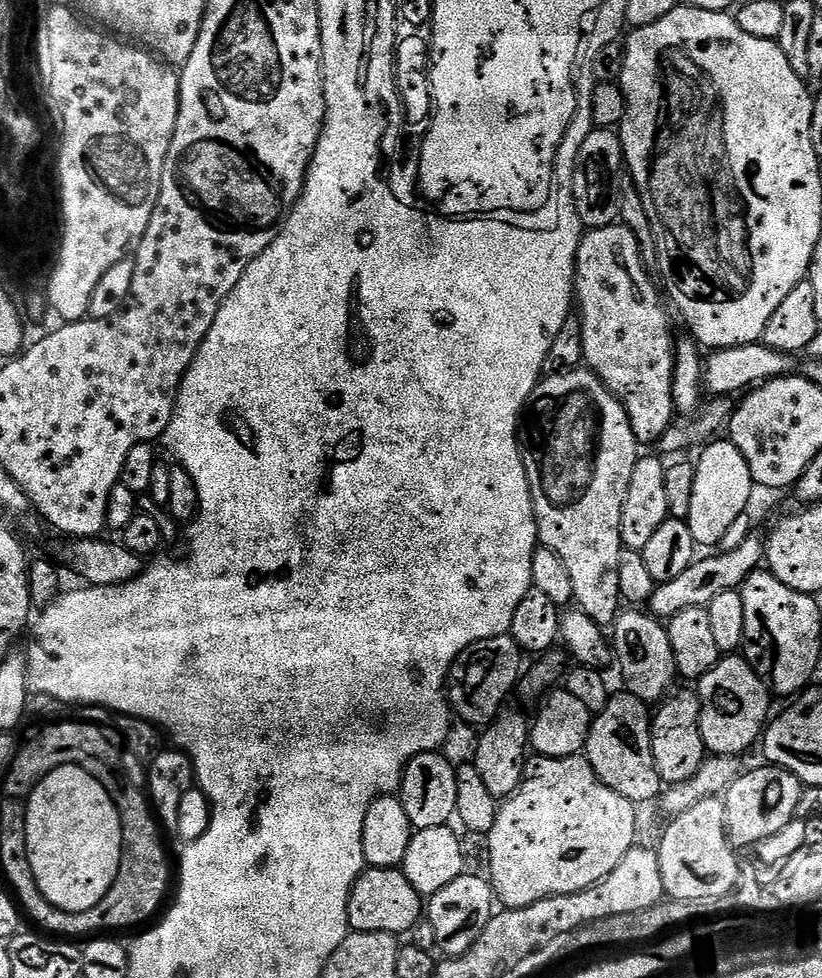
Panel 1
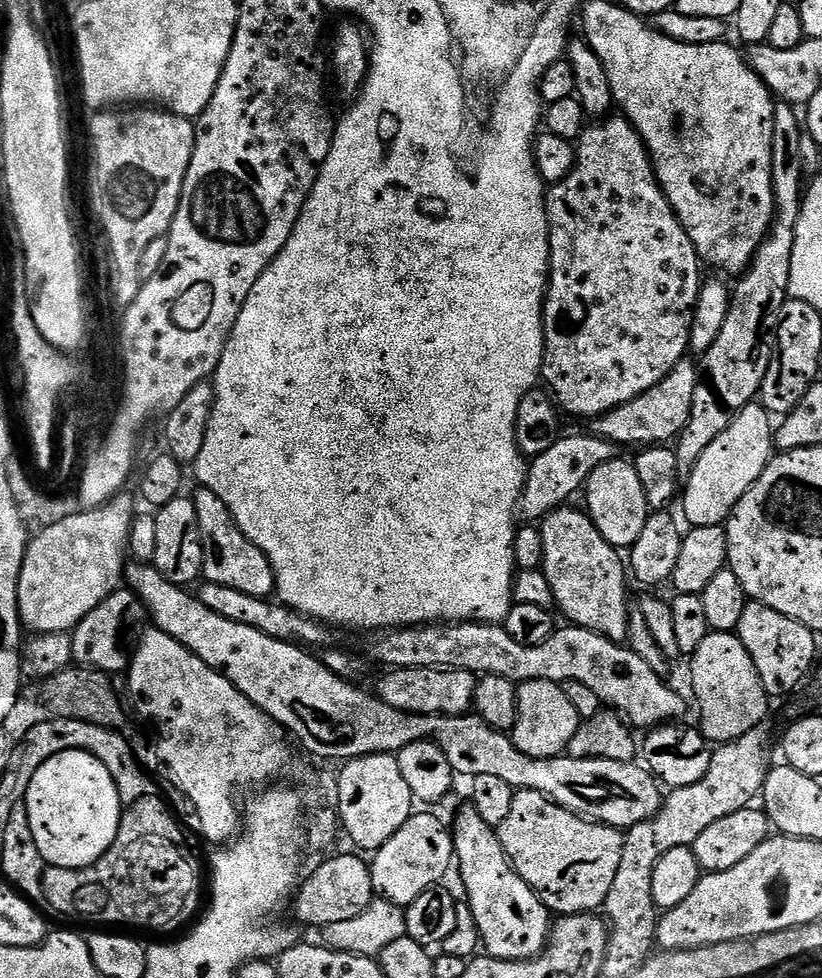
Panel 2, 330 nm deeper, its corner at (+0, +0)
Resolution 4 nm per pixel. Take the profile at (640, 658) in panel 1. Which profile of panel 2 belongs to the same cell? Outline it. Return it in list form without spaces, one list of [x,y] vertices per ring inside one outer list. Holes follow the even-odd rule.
[[[565,506],[556,509],[555,512],[545,516],[539,525],[544,546],[544,562],[542,571],[550,582],[550,588],[556,599],[555,607],[560,608],[559,615],[565,616],[569,625],[585,628],[591,632],[596,632],[608,640],[624,642],[628,639],[628,580],[626,575],[626,564],[620,561],[621,553],[594,526],[591,516],[587,511],[580,512],[573,506]]]

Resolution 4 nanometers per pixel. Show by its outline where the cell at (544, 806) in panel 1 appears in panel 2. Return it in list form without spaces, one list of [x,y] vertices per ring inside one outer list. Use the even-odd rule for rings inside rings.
[[[521,788],[517,791],[514,806],[510,809],[506,822],[502,822],[498,831],[508,861],[519,876],[539,894],[541,902],[548,907],[549,913],[573,916],[579,912],[595,913],[603,909],[606,894],[610,894],[610,886],[614,886],[614,874],[618,874],[618,862],[622,862],[624,832],[621,829],[583,820],[570,810],[549,800],[541,792]]]

